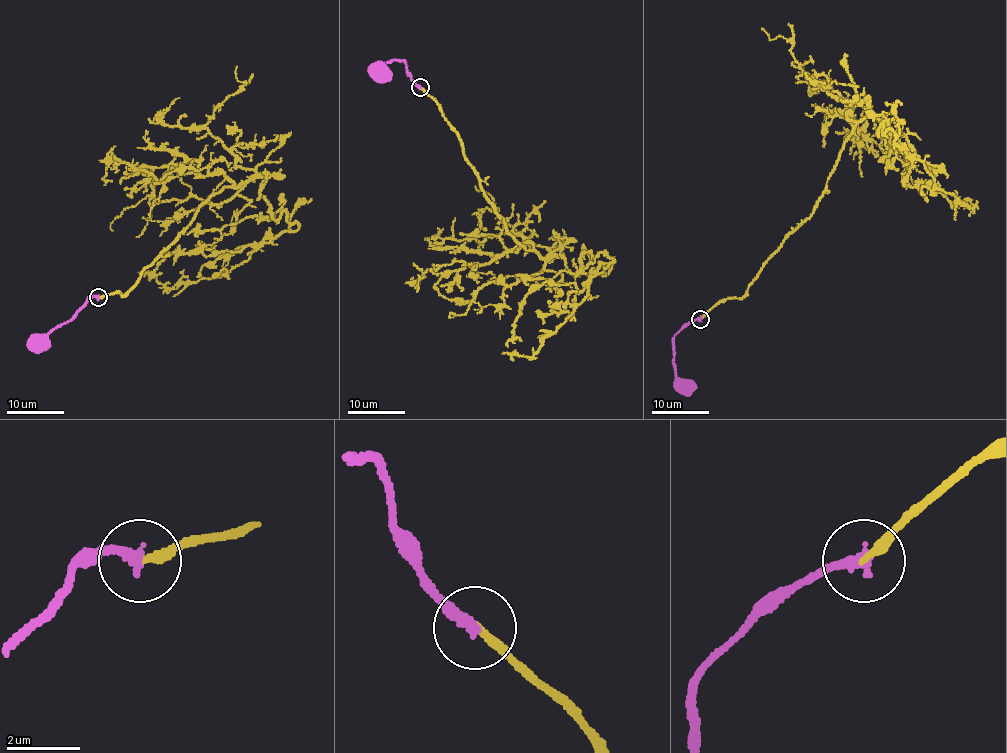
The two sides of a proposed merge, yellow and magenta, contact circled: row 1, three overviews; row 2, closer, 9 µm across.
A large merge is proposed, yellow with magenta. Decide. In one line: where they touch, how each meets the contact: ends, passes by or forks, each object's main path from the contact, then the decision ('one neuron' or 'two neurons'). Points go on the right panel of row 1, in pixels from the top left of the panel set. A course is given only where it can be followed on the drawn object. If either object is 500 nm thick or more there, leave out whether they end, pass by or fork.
place (700, 319); yellow ends; magenta ends; course yellow (700, 318), (741, 297), (809, 216), (868, 98), (893, 115), (879, 136), (880, 123), (975, 206), (962, 204); course magenta (700, 318), (692, 320), (674, 336), (675, 373), (683, 390), (687, 388); two neurons

